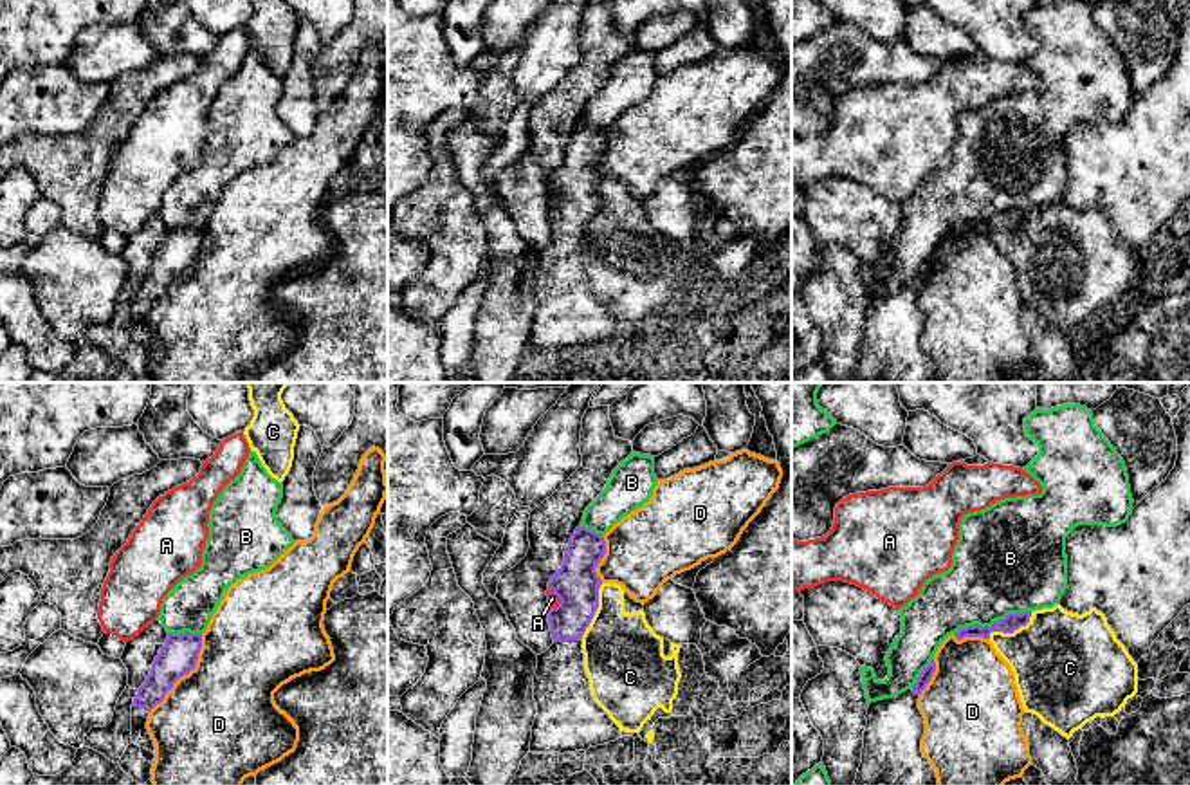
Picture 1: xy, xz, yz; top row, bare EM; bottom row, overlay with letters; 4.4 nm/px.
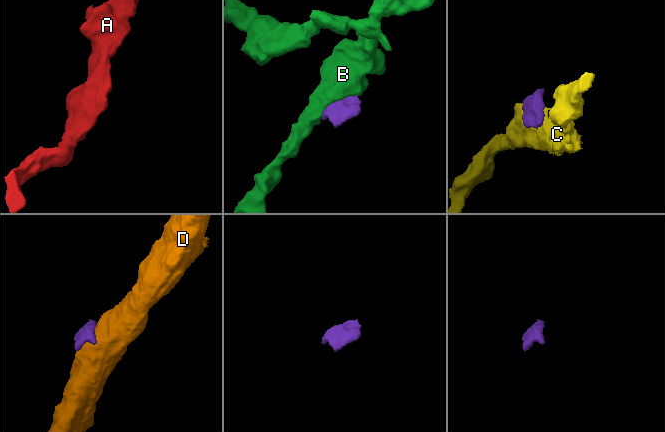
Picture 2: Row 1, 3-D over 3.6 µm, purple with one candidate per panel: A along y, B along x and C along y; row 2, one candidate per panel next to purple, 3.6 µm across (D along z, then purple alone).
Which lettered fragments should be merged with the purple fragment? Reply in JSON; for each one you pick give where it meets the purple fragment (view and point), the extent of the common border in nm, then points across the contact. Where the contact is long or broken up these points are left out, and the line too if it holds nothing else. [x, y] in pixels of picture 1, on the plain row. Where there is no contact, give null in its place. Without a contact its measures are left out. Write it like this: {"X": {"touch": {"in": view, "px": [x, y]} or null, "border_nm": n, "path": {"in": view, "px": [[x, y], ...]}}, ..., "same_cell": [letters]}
{"same_cell": []}

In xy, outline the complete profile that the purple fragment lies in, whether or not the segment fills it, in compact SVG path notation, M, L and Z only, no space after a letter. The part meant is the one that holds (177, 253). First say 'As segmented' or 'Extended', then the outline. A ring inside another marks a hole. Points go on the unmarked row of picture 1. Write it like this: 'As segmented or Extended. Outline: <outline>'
Extended. Outline: M168 229L132 300L132 337L135 341L155 348L155 339L146 325L150 307L164 296L180 272L195 265L200 244L202 229Z

